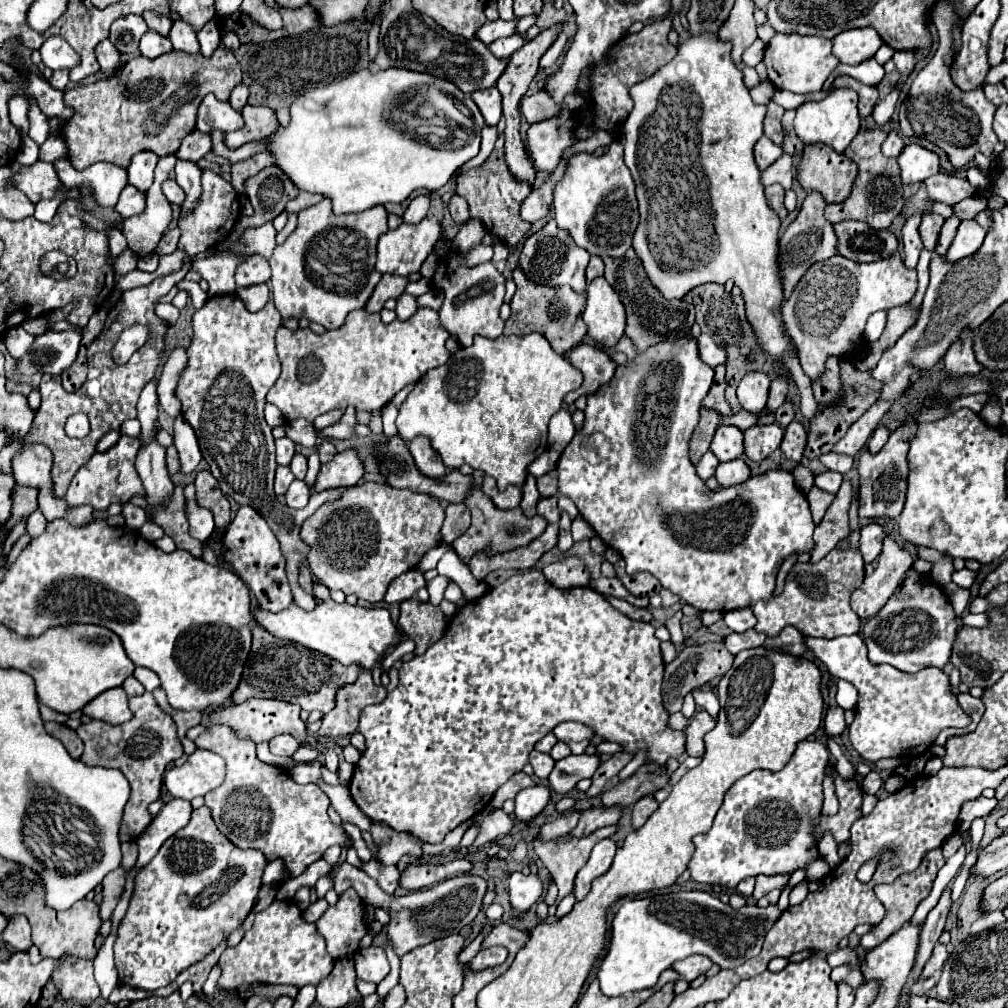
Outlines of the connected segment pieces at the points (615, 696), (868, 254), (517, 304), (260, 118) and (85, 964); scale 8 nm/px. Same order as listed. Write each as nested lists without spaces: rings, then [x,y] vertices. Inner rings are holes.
[[[532,570],[526,574],[514,574],[504,584],[492,588],[486,596],[472,600],[460,612],[454,614],[450,626],[442,640],[430,646],[422,656],[414,656],[410,662],[404,662],[400,668],[400,684],[394,692],[388,692],[382,704],[374,704],[362,710],[358,732],[366,738],[366,752],[362,752],[360,762],[354,768],[354,776],[350,780],[350,792],[354,802],[370,820],[380,820],[390,824],[398,832],[410,832],[428,844],[440,844],[448,832],[452,832],[458,824],[470,820],[490,802],[494,792],[508,782],[508,778],[520,772],[528,764],[528,754],[534,750],[534,744],[542,740],[556,724],[550,722],[580,722],[594,730],[596,736],[606,742],[616,742],[622,746],[622,752],[638,754],[646,750],[646,760],[658,764],[662,772],[666,772],[666,762],[670,758],[680,758],[686,752],[686,736],[684,732],[672,730],[668,720],[670,714],[662,704],[662,676],[664,676],[664,660],[660,656],[660,640],[654,636],[654,626],[640,620],[630,620],[628,616],[614,610],[602,594],[592,588],[568,588],[560,590],[552,586],[542,572]]]
[[[846,220],[834,226],[838,236],[838,252],[854,262],[874,262],[890,258],[898,252],[898,238],[890,230],[874,230],[864,222]]]
[[[520,268],[514,270],[514,282],[516,282],[516,294],[510,302],[512,314],[506,320],[504,334],[526,336],[532,332],[540,332],[542,336],[546,336],[546,340],[552,344],[552,348],[558,354],[564,354],[566,350],[572,350],[582,342],[582,338],[586,336],[586,324],[582,322],[580,314],[586,304],[586,294],[578,294],[570,286],[556,286],[556,288],[536,286],[524,276]]]
[[[246,104],[244,110],[242,110],[242,116],[244,116],[244,128],[224,136],[224,144],[232,150],[240,148],[246,142],[262,140],[262,138],[272,136],[278,130],[278,124],[280,124],[274,110],[270,110],[266,106]]]
[[[70,956],[52,974],[52,980],[58,984],[60,996],[64,1000],[94,1002],[100,996],[100,988],[94,980],[92,960],[82,960],[82,958]]]

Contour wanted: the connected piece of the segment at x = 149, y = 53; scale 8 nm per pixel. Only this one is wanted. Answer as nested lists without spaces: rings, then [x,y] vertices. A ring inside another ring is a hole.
[[[148,30],[140,40],[140,52],[146,58],[158,58],[158,56],[172,52],[172,50],[174,48],[172,48],[170,40],[164,36],[158,36],[158,32],[154,32],[154,30]]]

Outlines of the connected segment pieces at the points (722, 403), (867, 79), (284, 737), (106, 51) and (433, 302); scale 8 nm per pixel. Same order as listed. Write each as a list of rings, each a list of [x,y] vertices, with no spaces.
[[[718,366],[716,368],[716,376],[714,376],[714,384],[710,388],[710,392],[706,394],[704,398],[704,408],[710,408],[710,410],[716,410],[720,412],[722,416],[730,416],[732,414],[732,408],[728,406],[728,402],[724,400],[724,388],[726,388],[726,380],[724,380],[724,366]]]
[[[868,58],[868,60],[864,60],[864,62],[858,64],[858,66],[840,64],[826,80],[822,87],[822,91],[826,92],[834,81],[834,78],[839,75],[854,76],[854,78],[856,78],[858,82],[862,82],[862,84],[878,86],[878,84],[882,82],[882,78],[884,78],[884,68],[882,68],[874,58]]]
[[[280,734],[274,736],[274,740],[270,740],[270,752],[276,756],[292,756],[298,746],[300,742],[296,742],[290,734]]]
[[[102,40],[96,46],[96,58],[106,76],[114,76],[114,72],[122,70],[122,54],[114,48],[114,44],[110,40]]]
[[[432,292],[418,296],[418,298],[416,298],[416,302],[418,302],[418,306],[432,308],[432,310],[440,310],[440,306],[442,306],[442,298],[438,298],[438,296],[436,296],[436,294],[432,294]]]

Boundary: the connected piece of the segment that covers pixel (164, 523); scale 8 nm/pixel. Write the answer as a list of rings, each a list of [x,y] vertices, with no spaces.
[[[175,485],[170,504],[166,508],[158,508],[154,514],[154,522],[166,530],[166,534],[176,542],[180,550],[194,552],[196,558],[202,556],[202,542],[192,540],[188,536],[188,520],[186,520],[185,497],[183,488]]]

